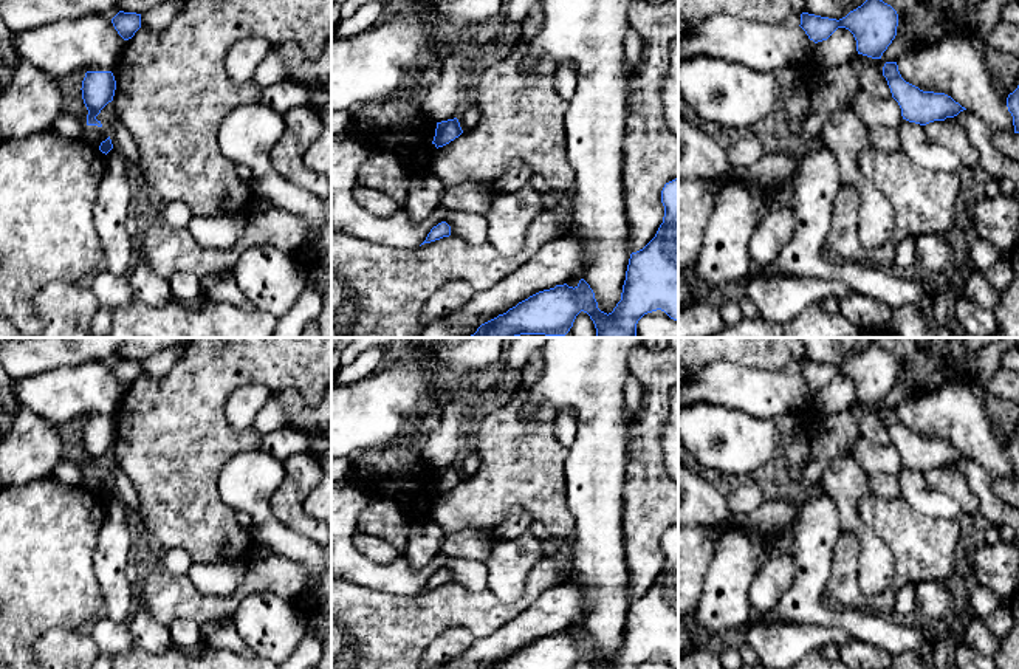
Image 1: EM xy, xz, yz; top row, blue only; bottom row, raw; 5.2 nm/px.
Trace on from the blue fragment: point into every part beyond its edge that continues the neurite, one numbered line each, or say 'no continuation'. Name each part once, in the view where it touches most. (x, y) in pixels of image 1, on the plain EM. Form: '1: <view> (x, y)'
no continuation

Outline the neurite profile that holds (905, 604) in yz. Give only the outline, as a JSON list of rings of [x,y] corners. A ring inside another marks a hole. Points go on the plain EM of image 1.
[[[907,584],[898,593],[895,599],[895,618],[904,619],[917,615],[915,607],[915,585]]]

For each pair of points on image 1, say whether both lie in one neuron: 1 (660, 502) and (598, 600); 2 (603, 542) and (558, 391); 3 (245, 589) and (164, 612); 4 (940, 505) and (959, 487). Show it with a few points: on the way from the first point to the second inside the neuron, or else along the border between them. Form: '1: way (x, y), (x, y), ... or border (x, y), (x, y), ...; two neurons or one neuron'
1: border (621, 522), (631, 593); two neurons
2: way (598, 500), (598, 417); one neuron
3: way (225, 606), (185, 607); one neuron
4: border (923, 473), (928, 483), (948, 494), (964, 513); two neurons

